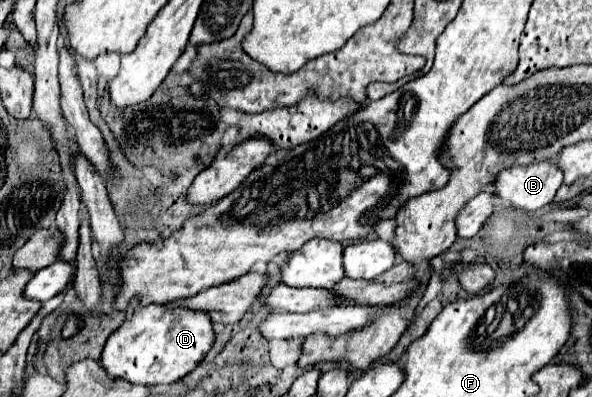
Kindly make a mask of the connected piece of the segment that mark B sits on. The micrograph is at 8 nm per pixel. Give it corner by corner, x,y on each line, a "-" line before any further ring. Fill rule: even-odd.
534,163
520,167
506,167
492,181
492,193
498,199
510,201
516,209
538,211
548,205
562,185
562,171
550,163

